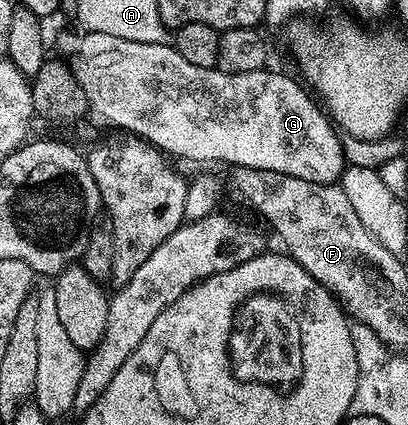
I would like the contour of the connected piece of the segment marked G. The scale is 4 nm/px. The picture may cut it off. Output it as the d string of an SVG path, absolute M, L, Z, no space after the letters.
M86 32L83 37L78 44L78 53L72 59L74 76L84 90L89 111L103 116L114 127L111 129L139 136L170 158L179 156L182 160L195 160L198 164L219 160L234 168L276 170L276 174L288 174L317 184L341 181L348 167L343 137L320 107L319 101L297 79L294 81L282 72L271 70L232 74L223 72L219 67L192 66L192 62L187 62L177 48L166 42L128 42L128 38L95 32Z

